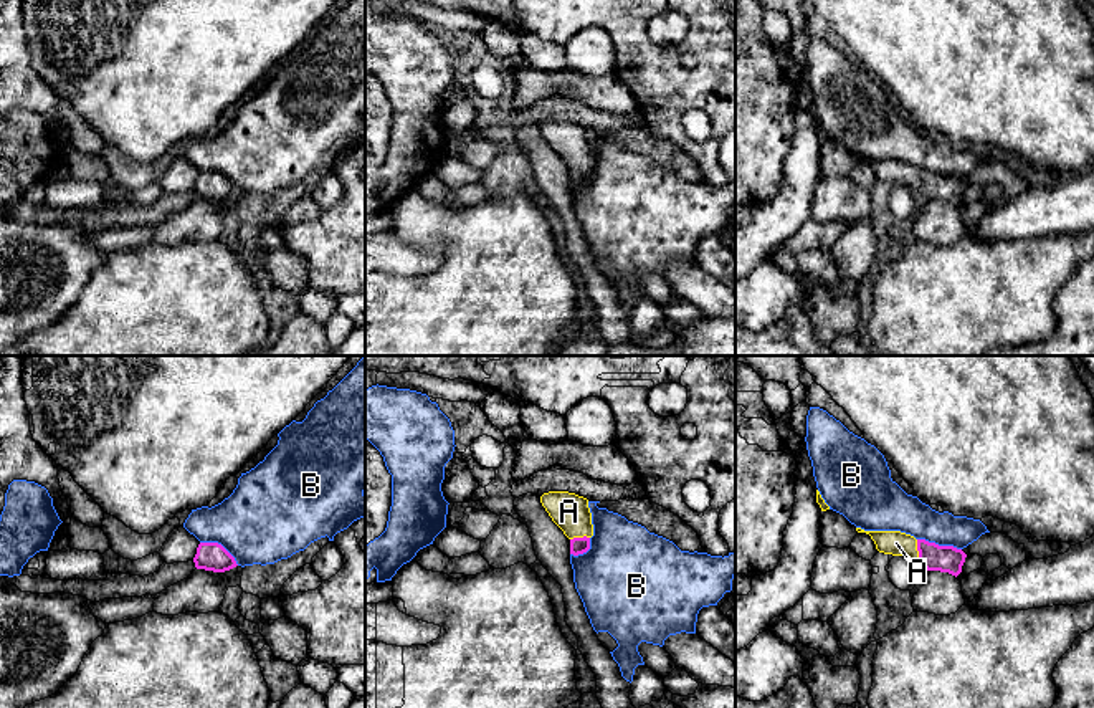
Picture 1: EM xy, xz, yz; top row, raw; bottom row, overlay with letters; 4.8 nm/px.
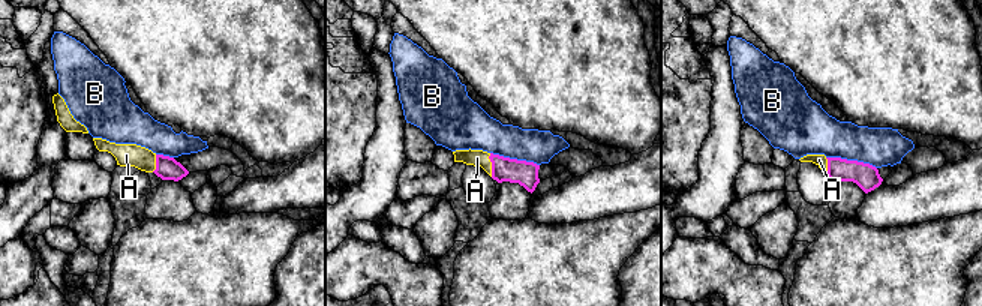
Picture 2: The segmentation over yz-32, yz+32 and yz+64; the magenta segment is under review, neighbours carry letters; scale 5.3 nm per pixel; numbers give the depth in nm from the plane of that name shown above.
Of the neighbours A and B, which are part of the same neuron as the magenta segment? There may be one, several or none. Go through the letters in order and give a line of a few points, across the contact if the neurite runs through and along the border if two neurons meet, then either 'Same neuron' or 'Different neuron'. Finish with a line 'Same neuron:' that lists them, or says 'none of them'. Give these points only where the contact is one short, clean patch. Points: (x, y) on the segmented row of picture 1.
A: Line: yz (932, 556), (918, 550), (896, 543). Same neuron
B: Different neuron
Same neuron: A

